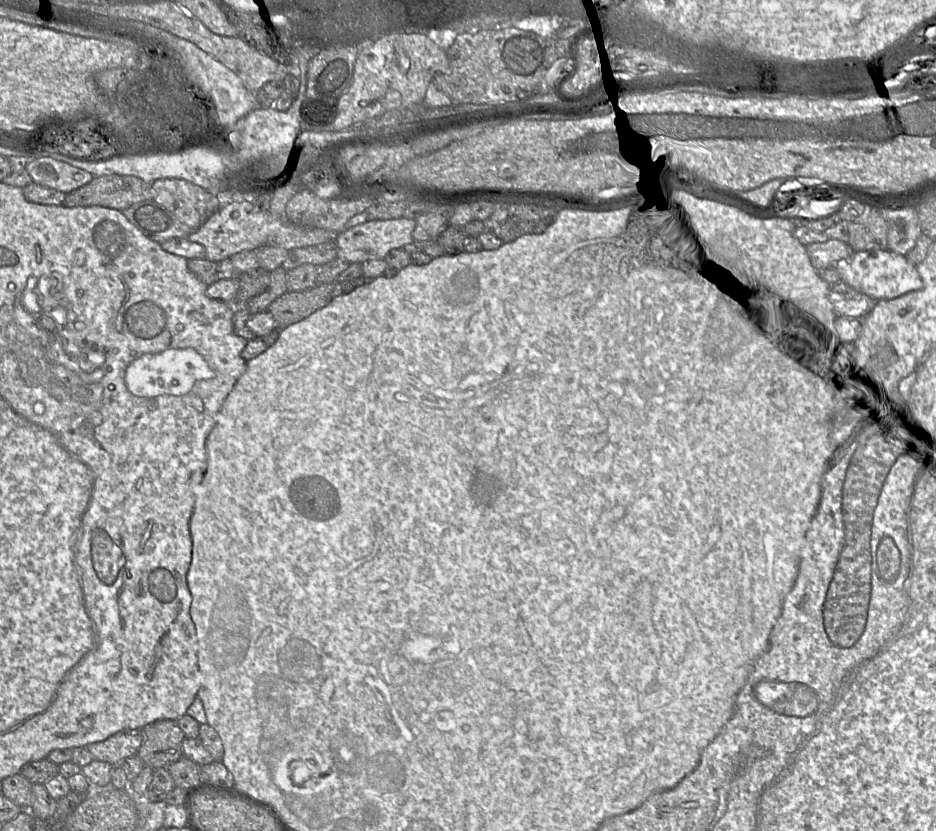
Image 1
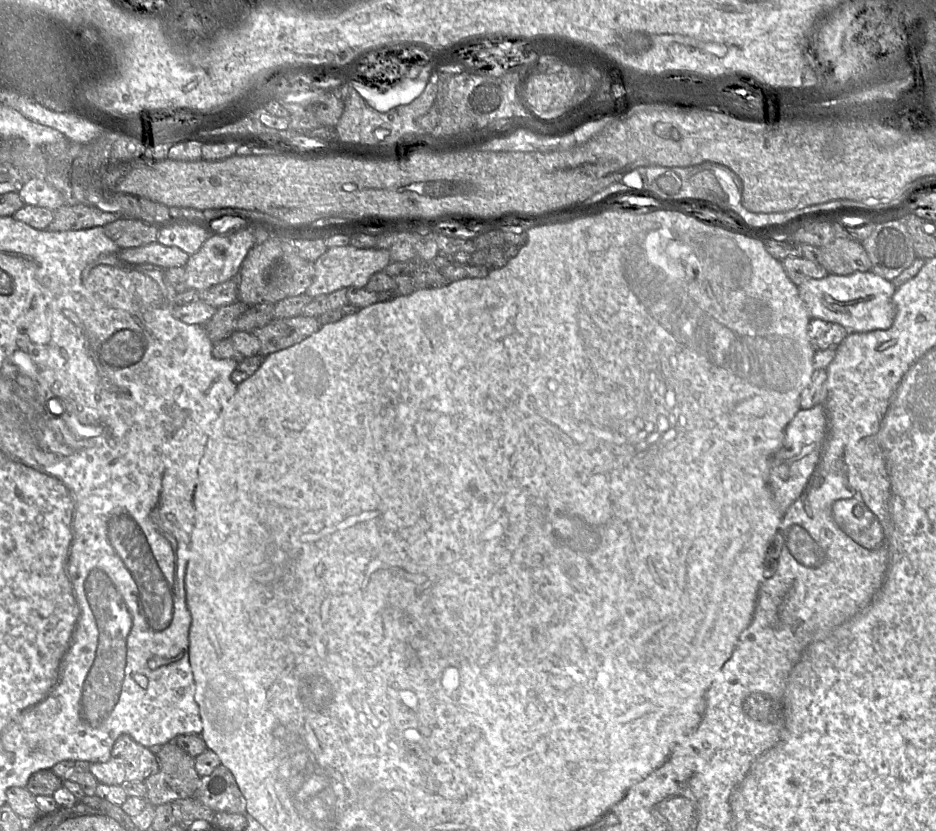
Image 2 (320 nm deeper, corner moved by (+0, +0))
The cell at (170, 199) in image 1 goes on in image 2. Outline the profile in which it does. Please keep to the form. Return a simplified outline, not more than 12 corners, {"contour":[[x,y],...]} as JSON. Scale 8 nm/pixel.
{"contour":[[192,222],[159,226],[157,242],[196,253],[210,236]]}

